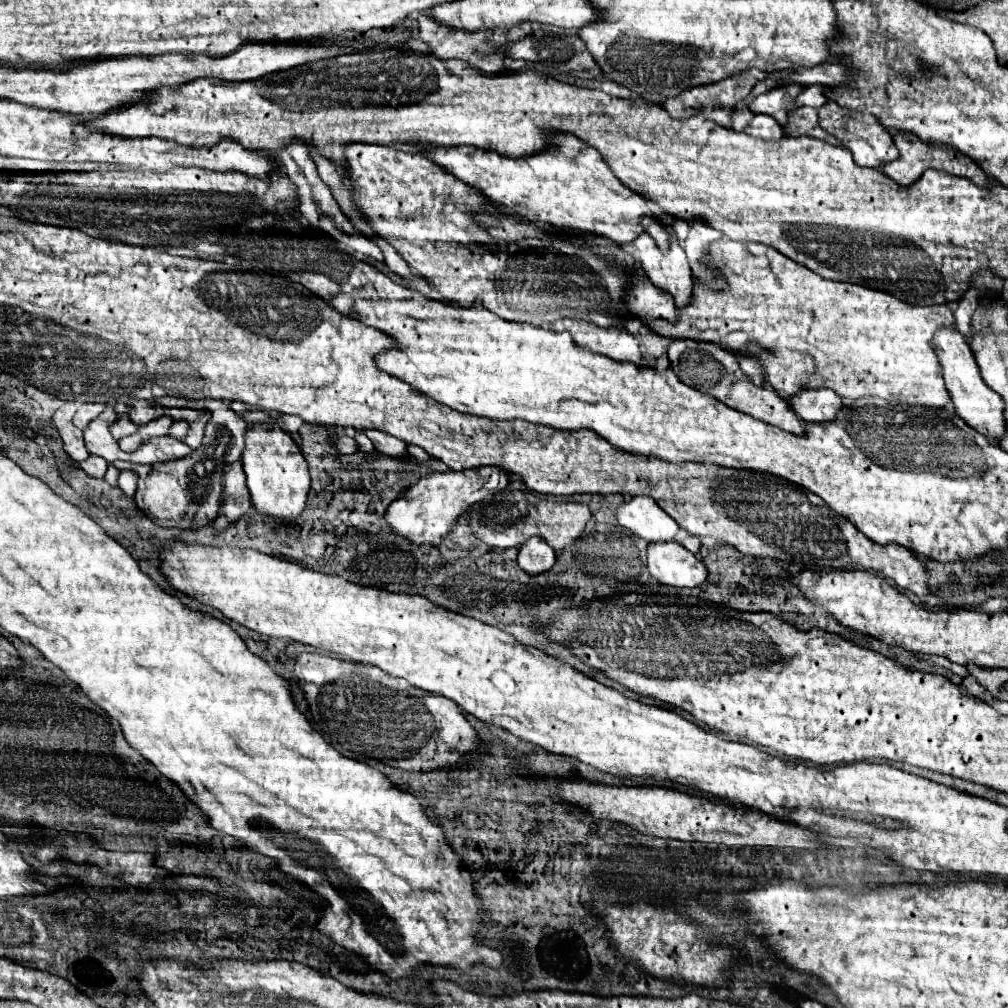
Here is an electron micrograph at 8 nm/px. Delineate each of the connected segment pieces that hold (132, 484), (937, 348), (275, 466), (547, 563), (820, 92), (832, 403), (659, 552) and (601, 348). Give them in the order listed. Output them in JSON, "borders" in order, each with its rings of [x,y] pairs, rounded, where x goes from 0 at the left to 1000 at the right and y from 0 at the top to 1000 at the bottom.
{"borders":[[[[121,466],[119,468],[119,474],[117,474],[117,482],[123,486],[125,492],[133,492],[133,488],[135,488],[135,476],[137,476],[135,468]]],[[[933,325],[927,335],[925,335],[925,345],[933,357],[935,363],[935,373],[938,379],[938,387],[946,399],[948,411],[956,415],[960,423],[970,427],[972,431],[990,437],[998,429],[996,421],[996,399],[984,385],[980,385],[972,373],[972,367],[968,365],[968,357],[964,353],[964,347],[958,339],[958,335],[948,327],[948,325]]],[[[248,421],[244,429],[240,460],[254,506],[286,516],[292,516],[300,510],[308,486],[308,470],[300,446],[286,429],[282,429],[276,421]]],[[[534,532],[522,536],[514,548],[514,560],[524,569],[538,569],[552,558],[552,548]]],[[[804,83],[804,85],[798,85],[798,87],[796,87],[796,91],[792,93],[788,105],[790,105],[790,107],[794,107],[794,105],[813,107],[817,101],[819,101],[817,85],[813,85],[813,83]]],[[[821,385],[798,387],[782,395],[788,411],[798,419],[823,419],[829,415],[833,403],[833,393]]],[[[673,538],[645,540],[643,565],[653,577],[673,583],[694,581],[702,571],[702,565],[696,556],[692,556]]],[[[569,319],[569,327],[565,327],[569,331],[569,337],[587,347],[587,349],[595,349],[611,359],[627,359],[627,361],[635,361],[637,351],[635,351],[635,343],[633,337],[623,331],[621,327],[613,327],[613,325],[595,325],[583,319]]]]}

